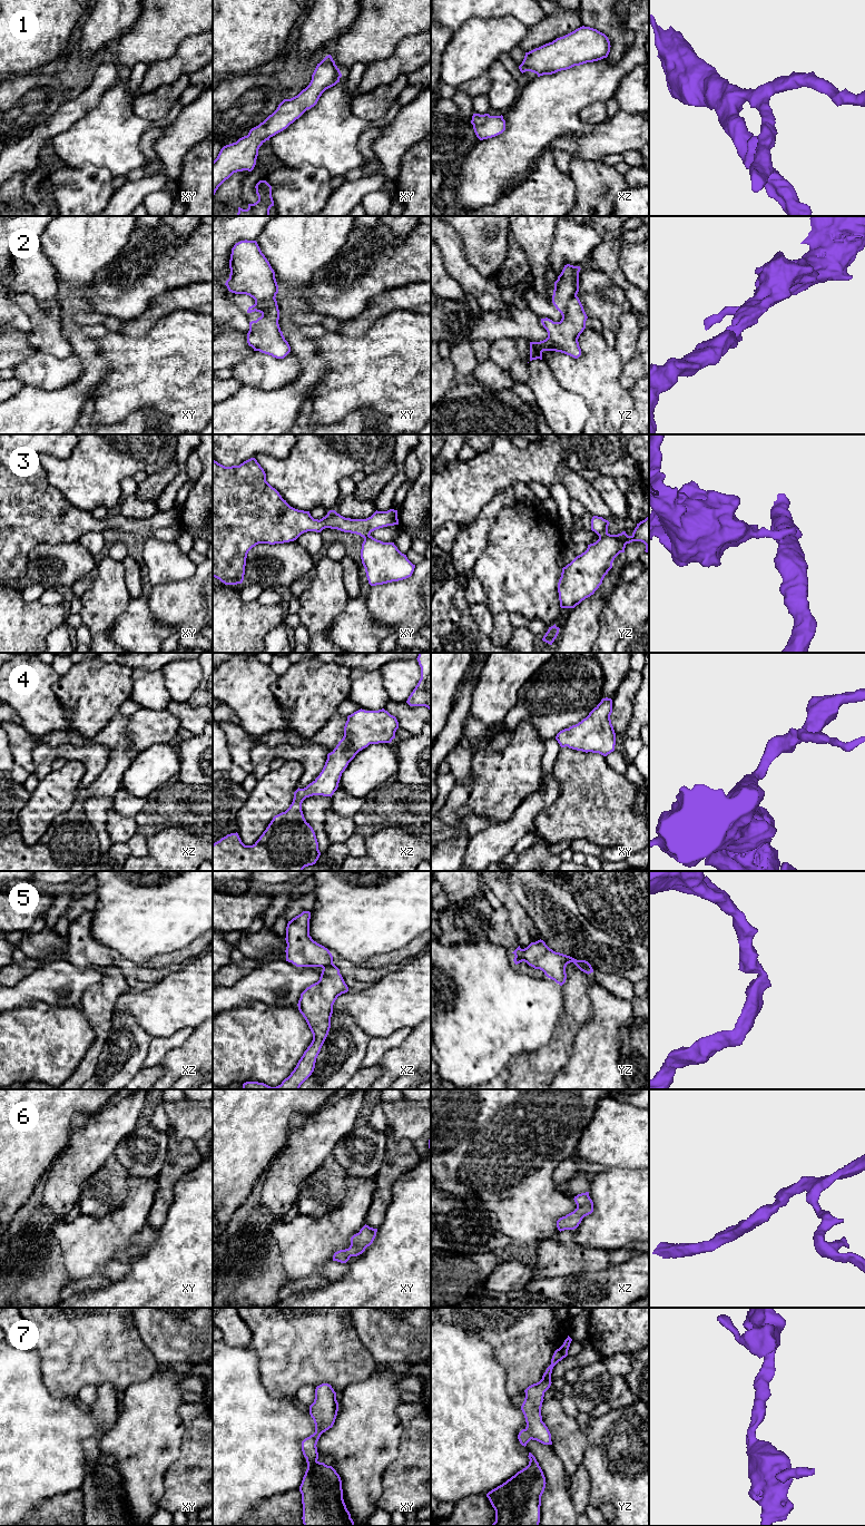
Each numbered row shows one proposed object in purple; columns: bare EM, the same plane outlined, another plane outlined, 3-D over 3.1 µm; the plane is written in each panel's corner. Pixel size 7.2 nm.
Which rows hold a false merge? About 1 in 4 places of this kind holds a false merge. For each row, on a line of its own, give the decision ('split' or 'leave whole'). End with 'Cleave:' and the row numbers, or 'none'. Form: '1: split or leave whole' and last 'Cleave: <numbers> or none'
1: leave whole
2: split
3: split
4: leave whole
5: leave whole
6: leave whole
7: leave whole
Cleave: 2, 3

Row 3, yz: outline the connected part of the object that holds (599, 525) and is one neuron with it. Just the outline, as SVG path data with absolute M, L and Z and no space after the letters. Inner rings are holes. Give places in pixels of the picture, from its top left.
M593 516L591 519L591 530L594 531L599 538L608 534L609 521L602 517Z

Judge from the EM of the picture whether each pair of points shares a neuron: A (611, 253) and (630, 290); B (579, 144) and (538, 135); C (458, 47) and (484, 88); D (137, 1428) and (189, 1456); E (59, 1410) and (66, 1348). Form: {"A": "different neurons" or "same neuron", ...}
{"A": "same neuron", "B": "different neurons", "C": "different neurons", "D": "different neurons", "E": "different neurons"}

